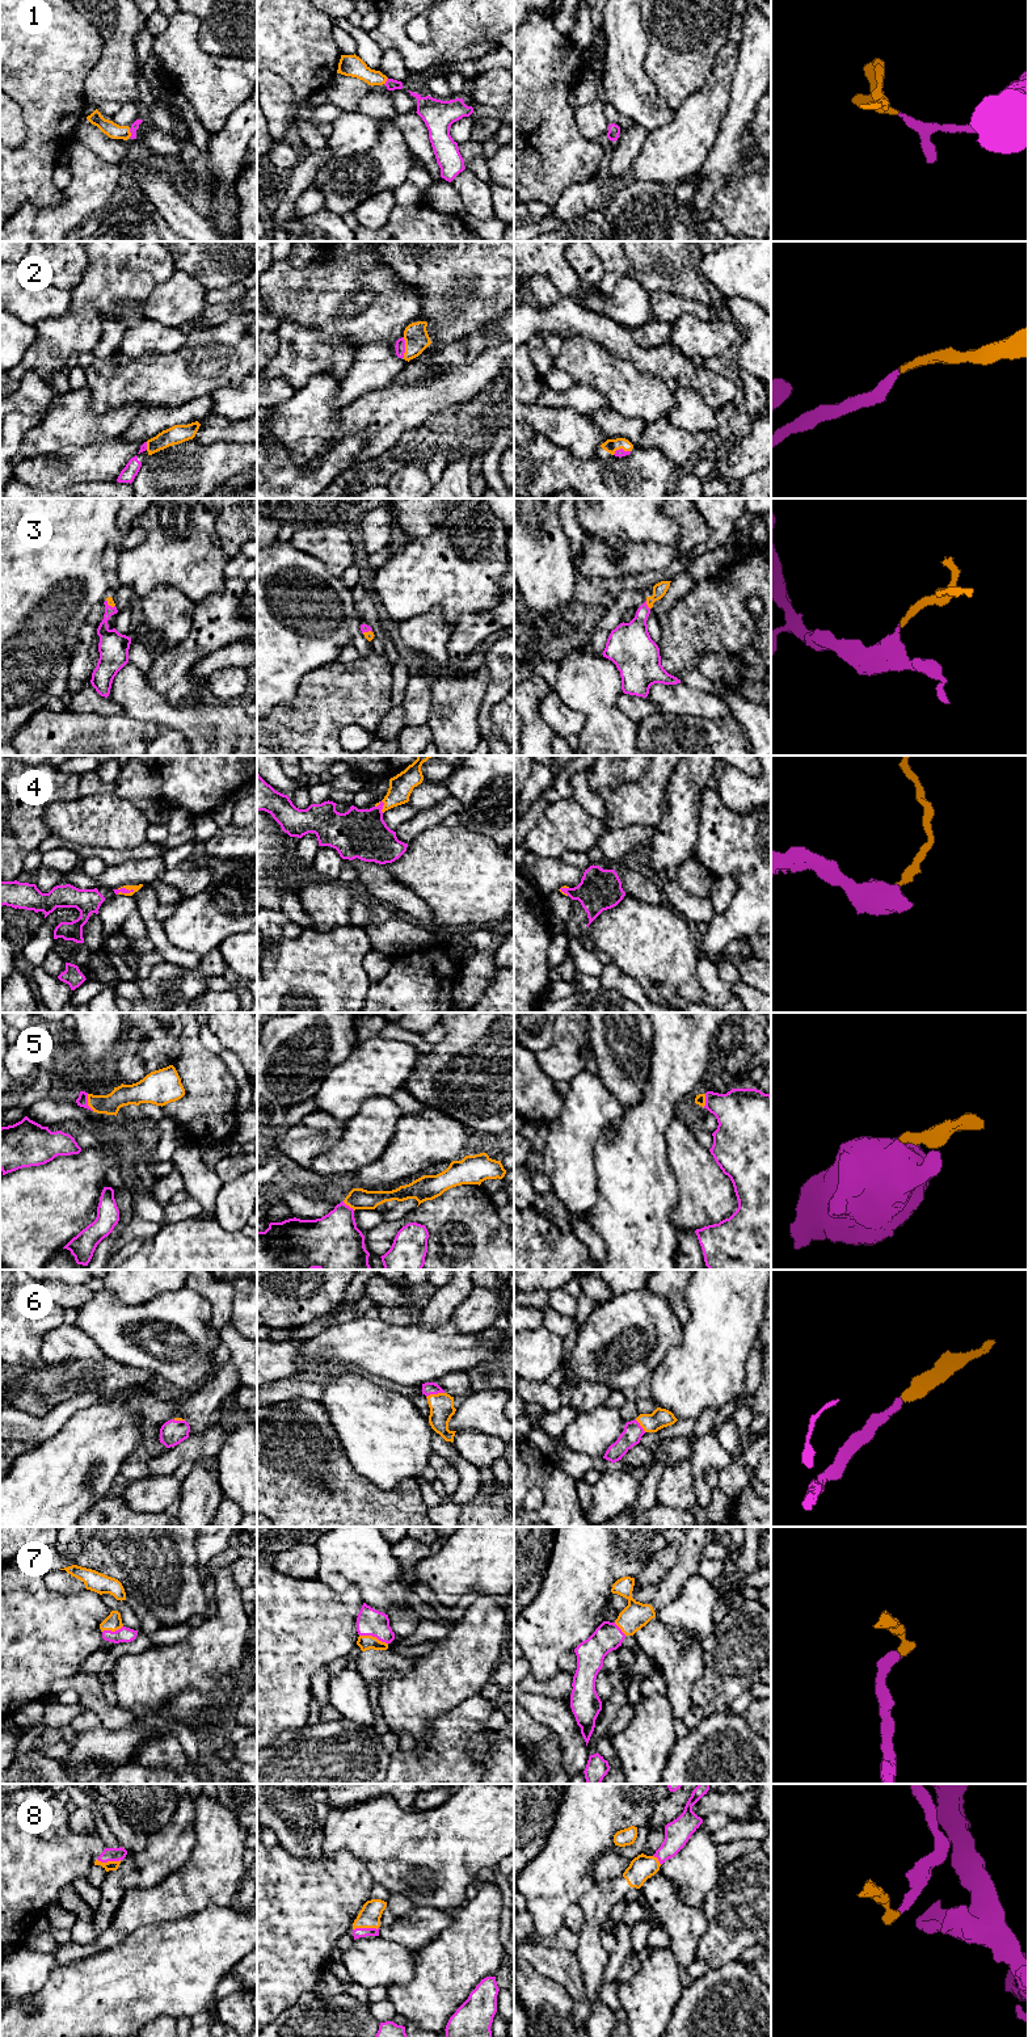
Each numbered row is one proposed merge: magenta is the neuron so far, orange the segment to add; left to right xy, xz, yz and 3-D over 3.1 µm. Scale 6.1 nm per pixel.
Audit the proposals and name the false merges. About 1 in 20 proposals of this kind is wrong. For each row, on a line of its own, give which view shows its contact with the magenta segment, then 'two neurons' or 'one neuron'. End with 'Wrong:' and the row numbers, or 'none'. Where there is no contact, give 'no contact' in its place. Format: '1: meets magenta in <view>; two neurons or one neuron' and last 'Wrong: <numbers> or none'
1: meets magenta in xy; one neuron
2: meets magenta in xz; one neuron
3: meets magenta in yz; one neuron
4: meets magenta in xz; one neuron
5: meets magenta in xy; one neuron
6: meets magenta in xz; one neuron
7: meets magenta in xz; one neuron
8: meets magenta in xz; one neuron
Wrong: none

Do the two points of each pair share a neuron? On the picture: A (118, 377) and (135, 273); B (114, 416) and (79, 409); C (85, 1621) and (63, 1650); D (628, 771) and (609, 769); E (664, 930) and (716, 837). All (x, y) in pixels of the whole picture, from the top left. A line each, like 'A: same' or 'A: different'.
A: different
B: same
C: same
D: same
E: different

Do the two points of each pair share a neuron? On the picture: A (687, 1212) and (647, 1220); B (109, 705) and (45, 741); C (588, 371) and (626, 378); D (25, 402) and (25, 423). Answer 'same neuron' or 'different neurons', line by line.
A: different neurons
B: different neurons
C: same neuron
D: different neurons

